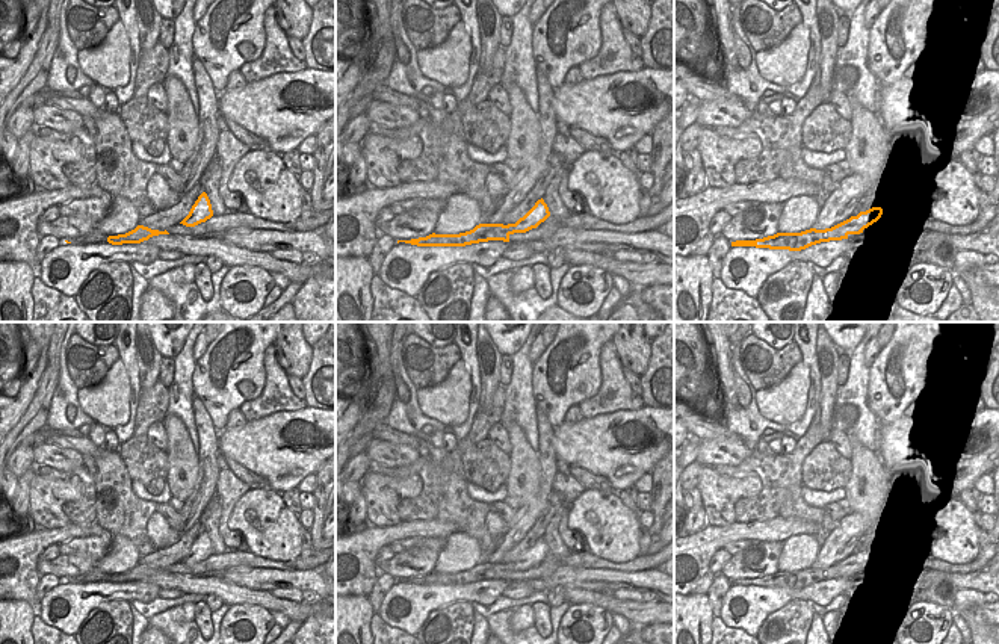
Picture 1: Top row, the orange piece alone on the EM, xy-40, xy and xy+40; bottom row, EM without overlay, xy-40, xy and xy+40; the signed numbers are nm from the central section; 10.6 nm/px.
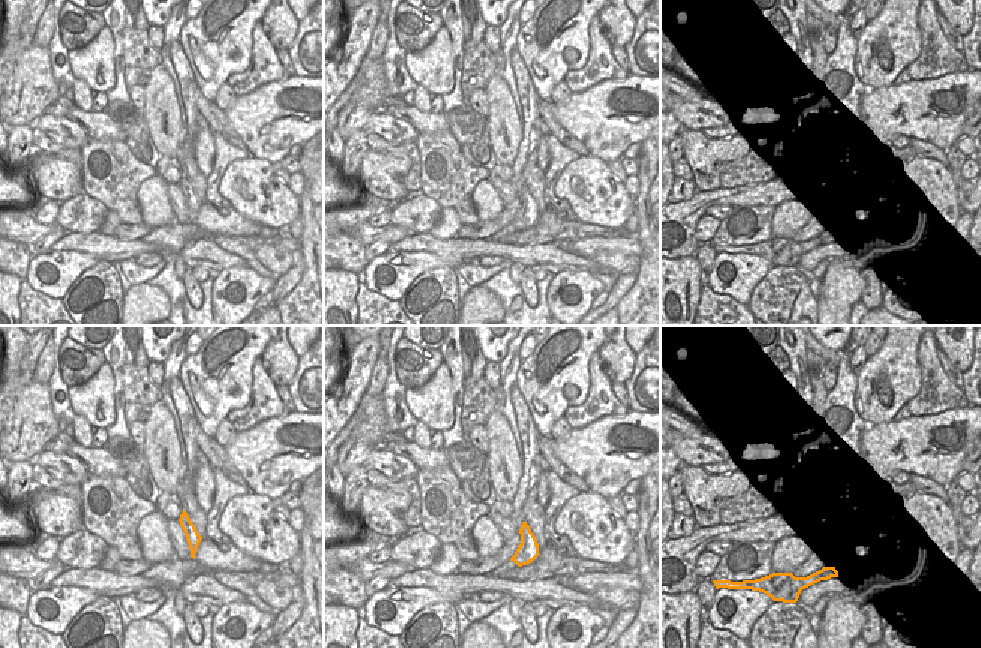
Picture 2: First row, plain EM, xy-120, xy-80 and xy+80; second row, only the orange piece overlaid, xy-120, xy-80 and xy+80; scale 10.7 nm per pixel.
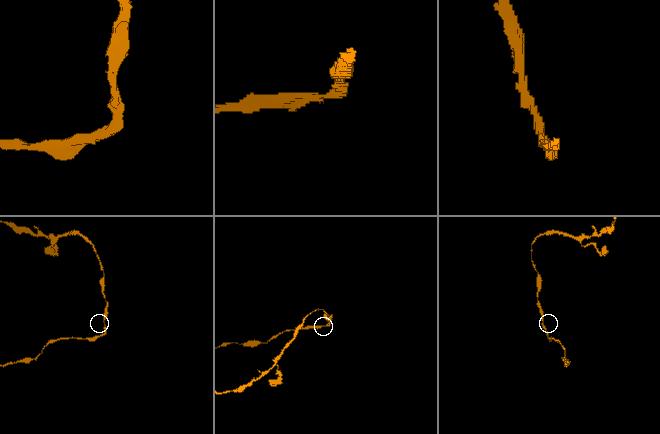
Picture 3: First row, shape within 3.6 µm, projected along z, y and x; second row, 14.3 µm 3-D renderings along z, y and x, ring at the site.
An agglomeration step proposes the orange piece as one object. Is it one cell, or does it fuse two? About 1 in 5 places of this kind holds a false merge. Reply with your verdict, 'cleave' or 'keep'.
cleave

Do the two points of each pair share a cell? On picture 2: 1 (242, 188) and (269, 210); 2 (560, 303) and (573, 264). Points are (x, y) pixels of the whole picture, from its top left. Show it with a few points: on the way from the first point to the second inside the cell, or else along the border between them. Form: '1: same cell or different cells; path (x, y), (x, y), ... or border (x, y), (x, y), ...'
1: same cell; path (249, 188), (266, 203)
2: different cells; border (591, 272), (560, 270), (555, 275)

